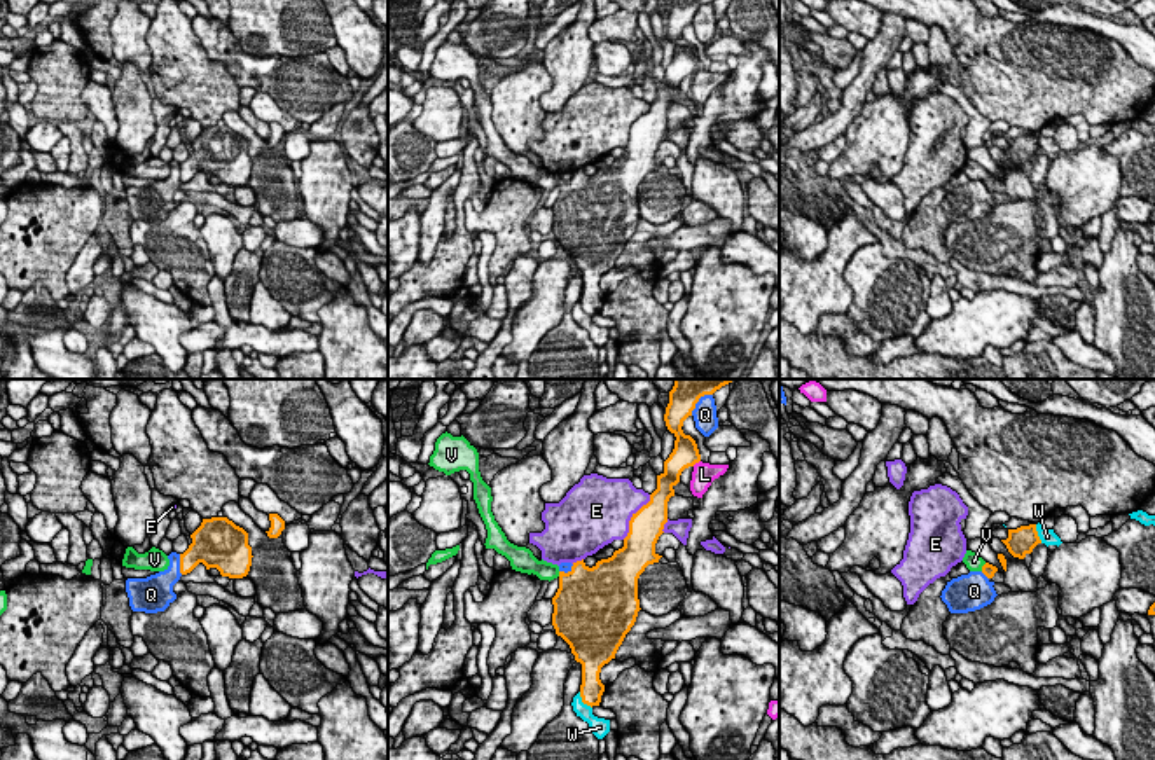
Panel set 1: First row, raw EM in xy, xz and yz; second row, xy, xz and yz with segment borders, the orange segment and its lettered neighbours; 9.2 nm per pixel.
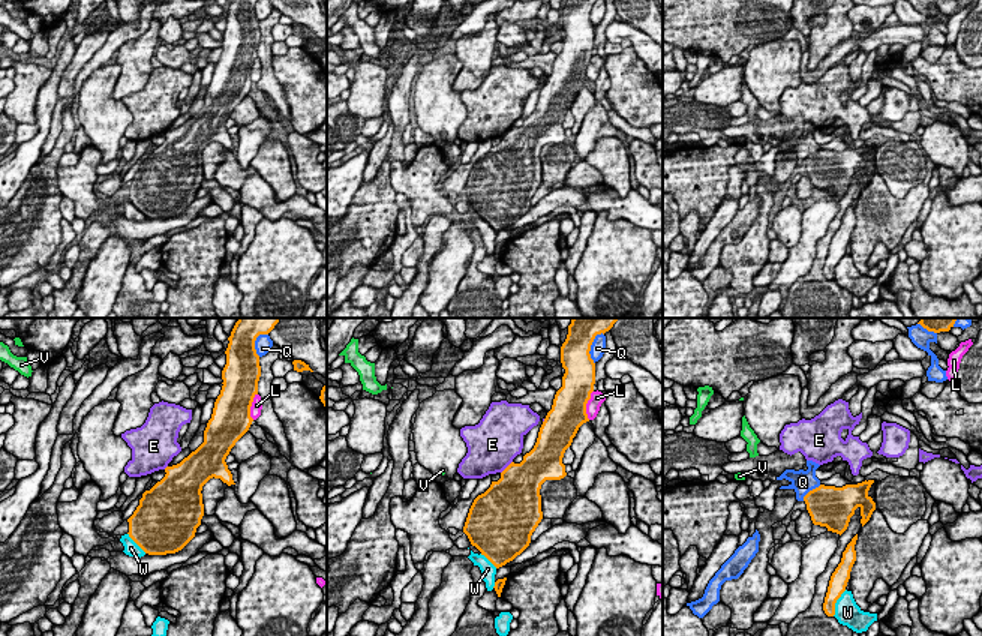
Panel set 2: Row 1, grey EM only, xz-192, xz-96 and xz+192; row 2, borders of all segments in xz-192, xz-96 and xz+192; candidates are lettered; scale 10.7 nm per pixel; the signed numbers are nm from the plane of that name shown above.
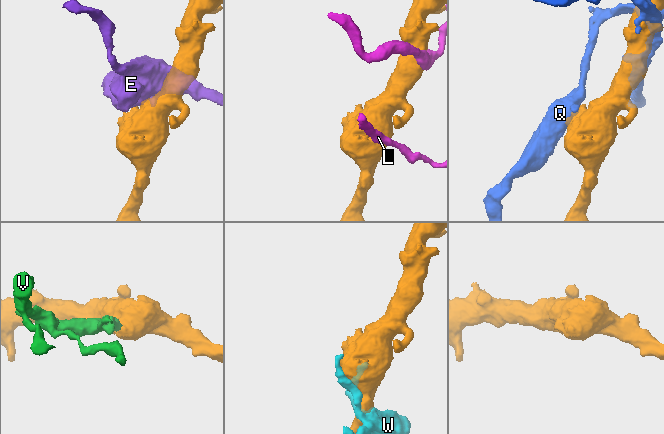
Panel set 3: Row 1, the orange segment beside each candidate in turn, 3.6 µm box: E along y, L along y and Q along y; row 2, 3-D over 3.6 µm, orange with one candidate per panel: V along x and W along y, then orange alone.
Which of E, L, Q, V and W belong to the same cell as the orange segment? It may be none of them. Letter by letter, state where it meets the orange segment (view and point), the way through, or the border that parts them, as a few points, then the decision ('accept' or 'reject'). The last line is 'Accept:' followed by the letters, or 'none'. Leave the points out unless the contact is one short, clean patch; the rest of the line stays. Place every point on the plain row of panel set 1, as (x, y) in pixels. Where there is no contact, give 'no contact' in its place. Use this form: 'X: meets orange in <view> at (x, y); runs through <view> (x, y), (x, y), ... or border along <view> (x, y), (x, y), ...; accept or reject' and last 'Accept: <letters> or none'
E: meets orange in xz at (631, 126); reject
L: meets orange in xz at (696, 70); reject
Q: meets orange in xy at (180, 173); reject
V: meets orange in xz at (560, 182); runs through xz (580, 200), (560, 182), (544, 179); accept
W: meets orange in xz at (582, 310); reject
Accept: V

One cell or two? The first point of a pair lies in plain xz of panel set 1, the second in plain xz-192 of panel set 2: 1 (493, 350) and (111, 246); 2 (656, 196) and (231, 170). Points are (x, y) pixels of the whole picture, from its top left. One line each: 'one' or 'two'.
1: two
2: two

